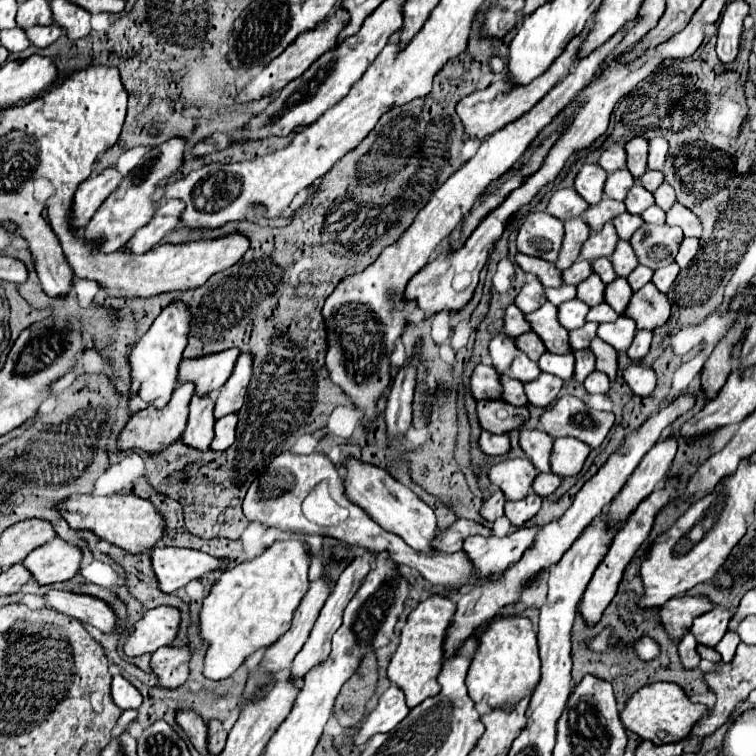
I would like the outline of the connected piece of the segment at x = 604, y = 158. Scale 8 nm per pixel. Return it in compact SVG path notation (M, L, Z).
M609 145L603 155L597 161L607 173L613 173L617 169L625 169L625 149L623 145Z

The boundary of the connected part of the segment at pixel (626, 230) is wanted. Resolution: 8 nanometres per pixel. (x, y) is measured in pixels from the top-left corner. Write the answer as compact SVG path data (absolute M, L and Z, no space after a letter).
M623 213L613 219L613 225L617 229L619 239L625 239L625 241L631 239L631 235L635 233L635 229L641 227L641 223L643 223L643 219L639 215L631 215L631 213Z

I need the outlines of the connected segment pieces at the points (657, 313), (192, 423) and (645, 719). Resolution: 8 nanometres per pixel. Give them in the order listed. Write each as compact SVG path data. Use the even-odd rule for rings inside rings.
M647 283L643 289L631 295L631 301L625 309L625 317L631 317L637 323L637 329L653 331L667 323L671 305L663 293L655 289L653 283Z
M193 397L189 403L189 421L183 433L183 445L197 451L207 451L213 441L213 399L211 397Z
M653 683L653 685L641 687L635 693L635 697L627 699L625 709L619 713L625 729L653 743L675 743L685 739L691 727L695 725L695 721L699 721L703 715L707 715L707 707L699 703L691 703L689 697L683 693L683 689L675 683ZM659 731L663 733L663 739L657 737Z

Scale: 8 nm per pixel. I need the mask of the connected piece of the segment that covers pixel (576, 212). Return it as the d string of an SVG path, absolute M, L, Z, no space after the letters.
M559 189L553 193L547 205L547 213L557 219L569 219L579 217L589 205L575 193L575 189Z

